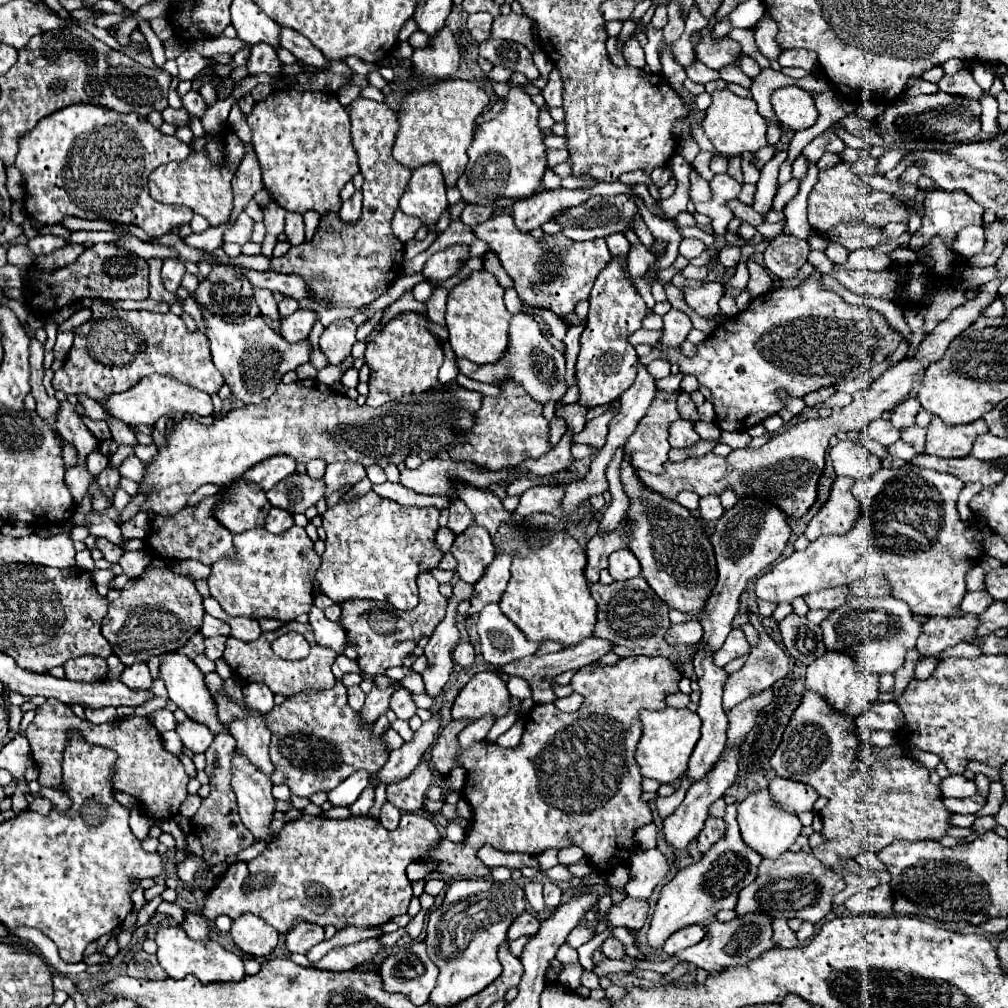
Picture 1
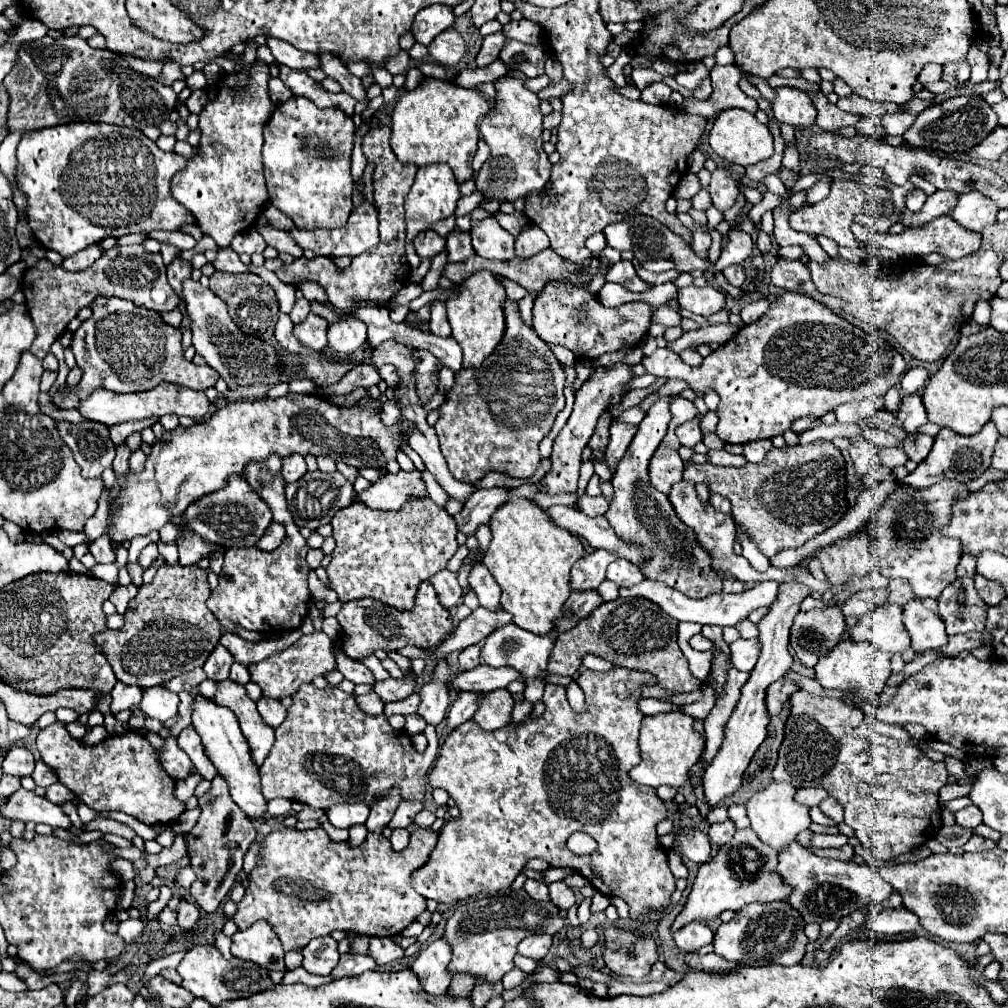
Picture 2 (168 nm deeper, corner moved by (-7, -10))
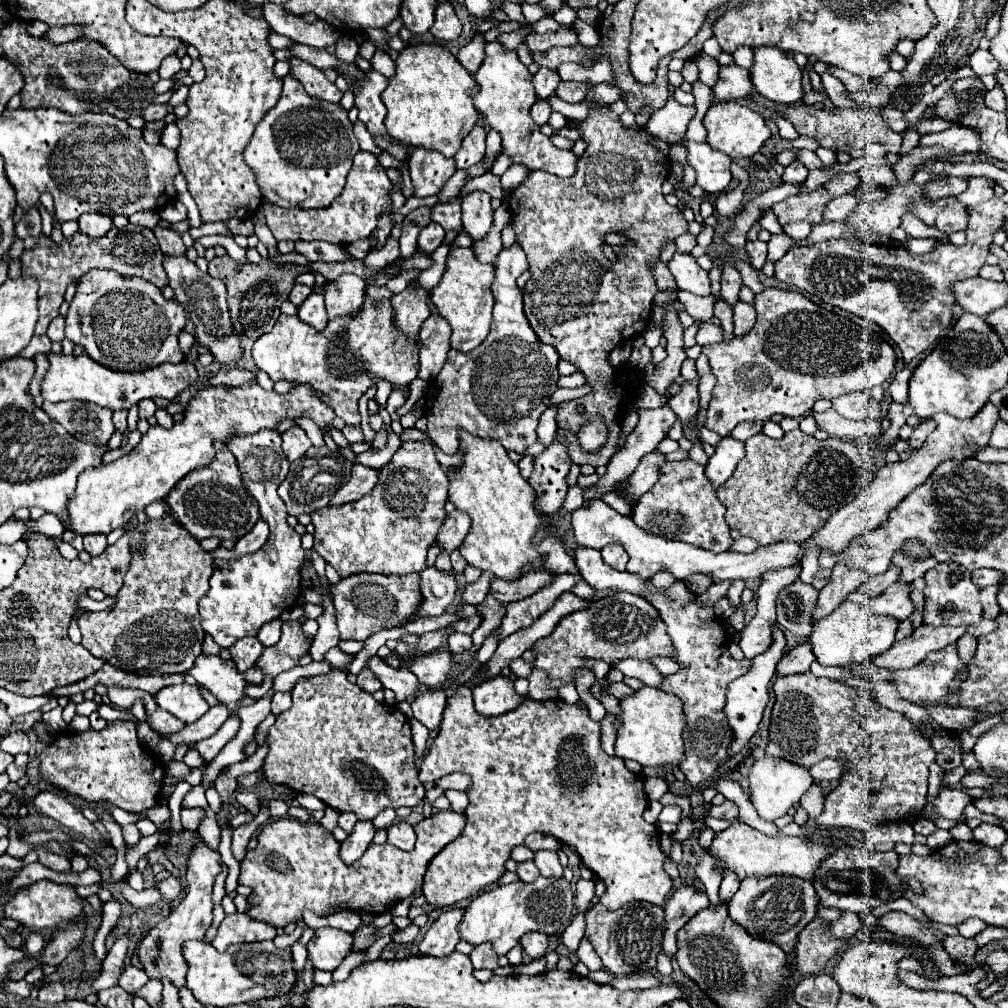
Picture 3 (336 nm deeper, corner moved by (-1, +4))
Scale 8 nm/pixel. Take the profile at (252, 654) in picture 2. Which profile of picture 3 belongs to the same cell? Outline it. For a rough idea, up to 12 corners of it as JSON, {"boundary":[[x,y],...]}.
{"boundary":[[257,638],[239,640],[231,648],[237,670],[255,666],[263,646]]}

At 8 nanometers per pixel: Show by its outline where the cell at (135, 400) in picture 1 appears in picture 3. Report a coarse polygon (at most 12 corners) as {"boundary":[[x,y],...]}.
{"boundary":[[47,354],[41,396],[129,410],[173,400],[197,380],[187,360],[115,372],[89,356]]}

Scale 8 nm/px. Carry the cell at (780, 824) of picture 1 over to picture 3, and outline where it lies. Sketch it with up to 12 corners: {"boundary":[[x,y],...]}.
{"boundary":[[763,756],[751,766],[751,802],[783,816],[813,784],[809,768]]}

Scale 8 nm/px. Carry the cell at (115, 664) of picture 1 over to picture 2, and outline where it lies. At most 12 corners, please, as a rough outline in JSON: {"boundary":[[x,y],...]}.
{"boundary":[[117,682],[111,712],[137,710],[141,688]]}

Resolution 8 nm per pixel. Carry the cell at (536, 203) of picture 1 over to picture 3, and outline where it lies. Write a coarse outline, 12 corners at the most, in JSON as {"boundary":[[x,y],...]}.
{"boundary":[[501,250],[489,336],[451,350],[423,402],[429,438],[537,442],[559,356],[523,314],[525,252]]}

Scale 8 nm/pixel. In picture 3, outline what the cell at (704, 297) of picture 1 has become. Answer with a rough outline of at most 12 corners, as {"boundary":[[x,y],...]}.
{"boundary":[[675,252],[667,266],[679,290],[711,294],[707,270]]}

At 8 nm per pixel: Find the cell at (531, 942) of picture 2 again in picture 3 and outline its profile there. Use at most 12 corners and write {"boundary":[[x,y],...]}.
{"boundary":[[541,932],[521,938],[521,948],[531,960],[547,954],[549,940]]}

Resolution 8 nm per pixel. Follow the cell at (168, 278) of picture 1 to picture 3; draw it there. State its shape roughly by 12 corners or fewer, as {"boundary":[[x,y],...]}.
{"boundary":[[155,226],[163,254],[185,254],[179,232],[173,228]]}

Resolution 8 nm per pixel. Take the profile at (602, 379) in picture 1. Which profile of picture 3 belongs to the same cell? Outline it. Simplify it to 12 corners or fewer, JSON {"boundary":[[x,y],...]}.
{"boundary":[[557,438],[535,458],[529,484],[541,516],[555,514],[567,494],[571,464]]}

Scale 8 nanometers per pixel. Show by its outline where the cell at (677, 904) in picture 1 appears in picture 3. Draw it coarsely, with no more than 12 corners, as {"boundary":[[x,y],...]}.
{"boundary":[[747,824],[719,832],[711,852],[741,880],[813,880],[833,850]]}

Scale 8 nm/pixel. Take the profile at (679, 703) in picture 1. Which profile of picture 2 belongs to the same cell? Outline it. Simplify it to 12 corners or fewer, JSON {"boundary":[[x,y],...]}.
{"boundary":[[645,698],[639,710],[649,714],[661,714],[667,710],[681,710],[679,704],[659,698]]}

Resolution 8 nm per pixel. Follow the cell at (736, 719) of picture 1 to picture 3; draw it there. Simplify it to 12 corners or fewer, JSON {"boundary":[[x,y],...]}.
{"boundary":[[809,642],[789,650],[777,664],[777,674],[809,672],[815,660]]}

